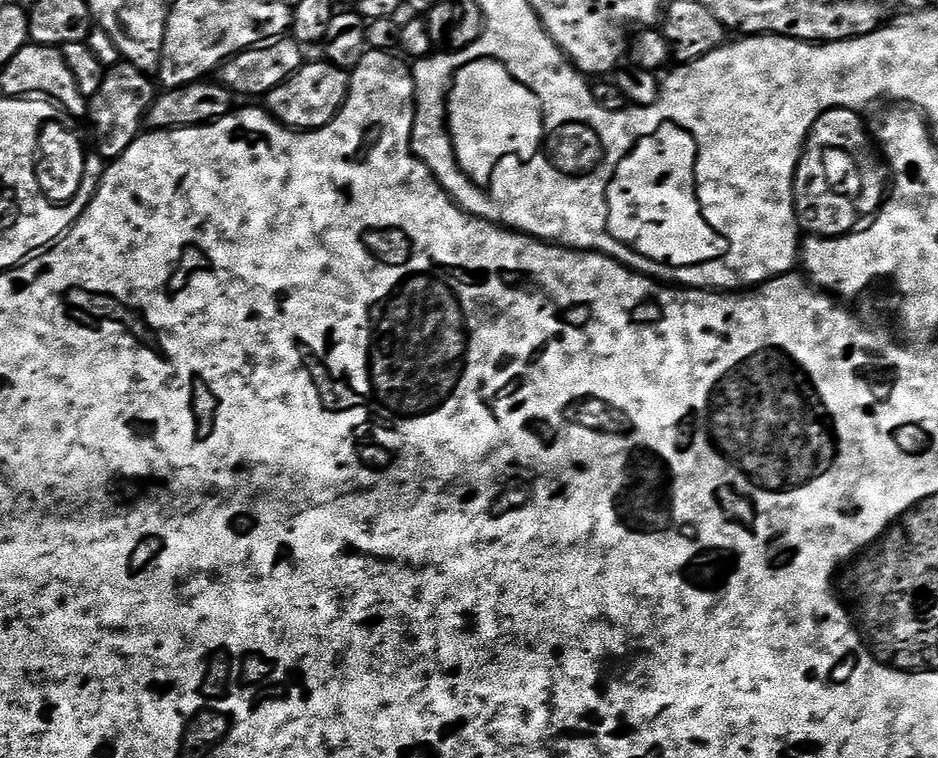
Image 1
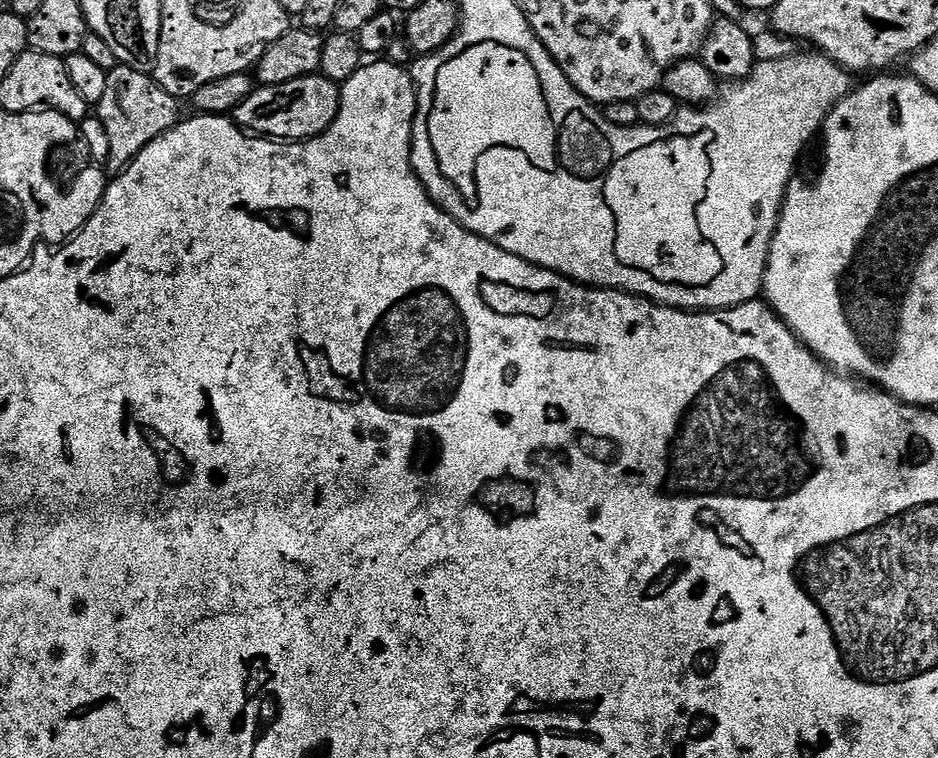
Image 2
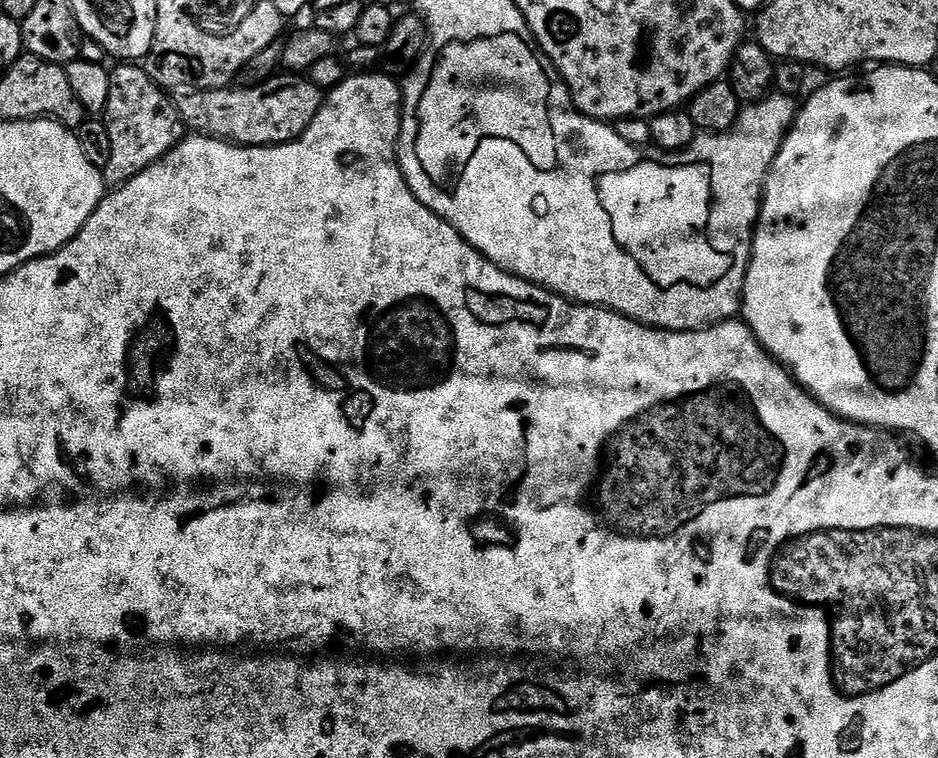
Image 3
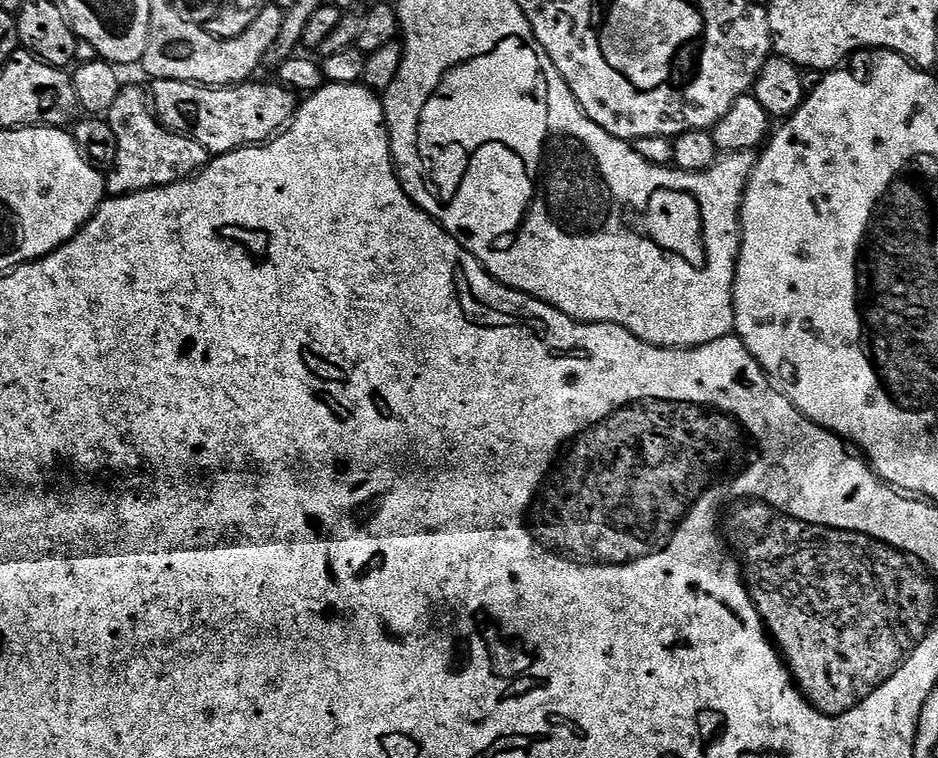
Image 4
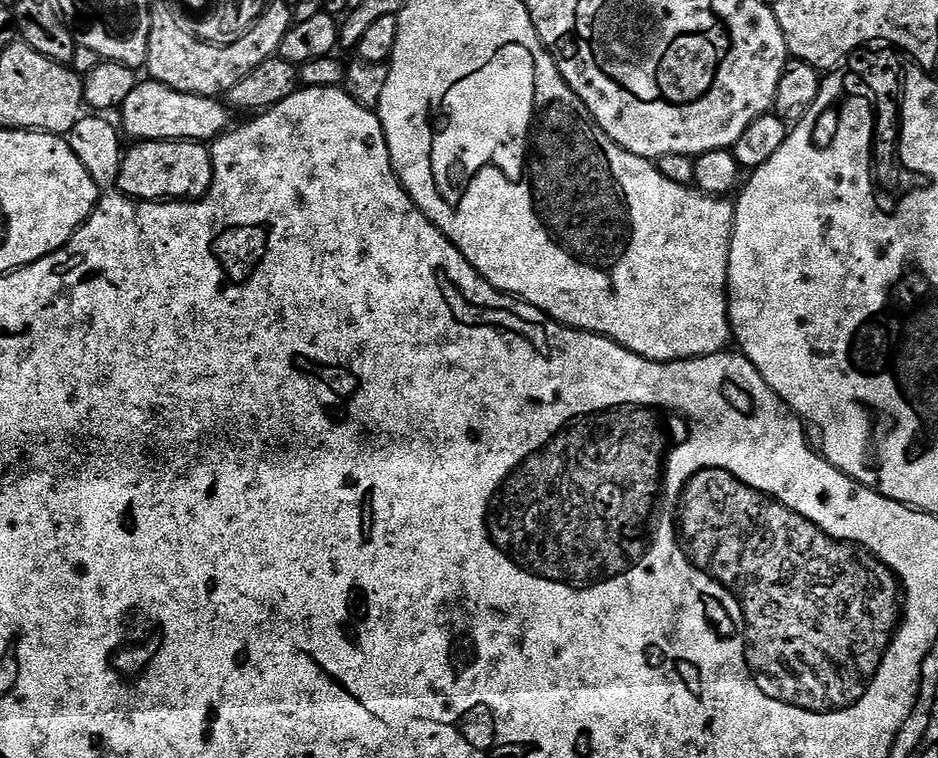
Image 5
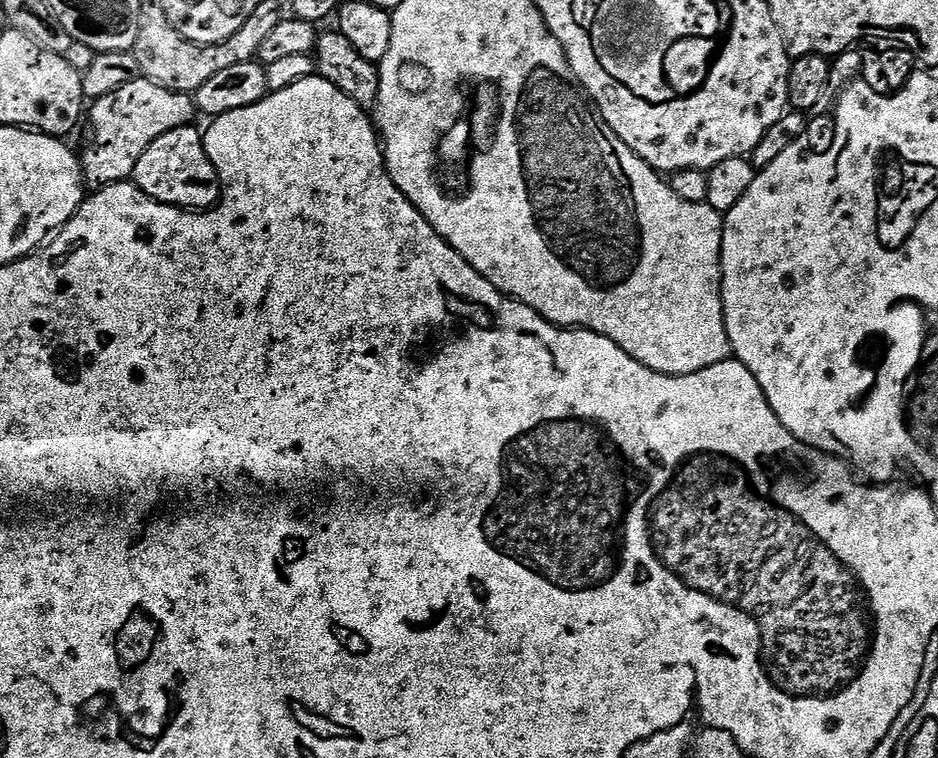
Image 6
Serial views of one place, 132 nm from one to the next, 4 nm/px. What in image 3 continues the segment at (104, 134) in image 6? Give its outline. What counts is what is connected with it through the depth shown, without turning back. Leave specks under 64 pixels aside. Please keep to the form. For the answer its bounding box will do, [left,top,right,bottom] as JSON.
[178,74,325,148]

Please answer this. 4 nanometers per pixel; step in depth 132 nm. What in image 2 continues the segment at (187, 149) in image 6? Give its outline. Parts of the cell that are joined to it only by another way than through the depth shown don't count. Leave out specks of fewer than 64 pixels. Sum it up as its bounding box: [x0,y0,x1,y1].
[94,66,182,178]

